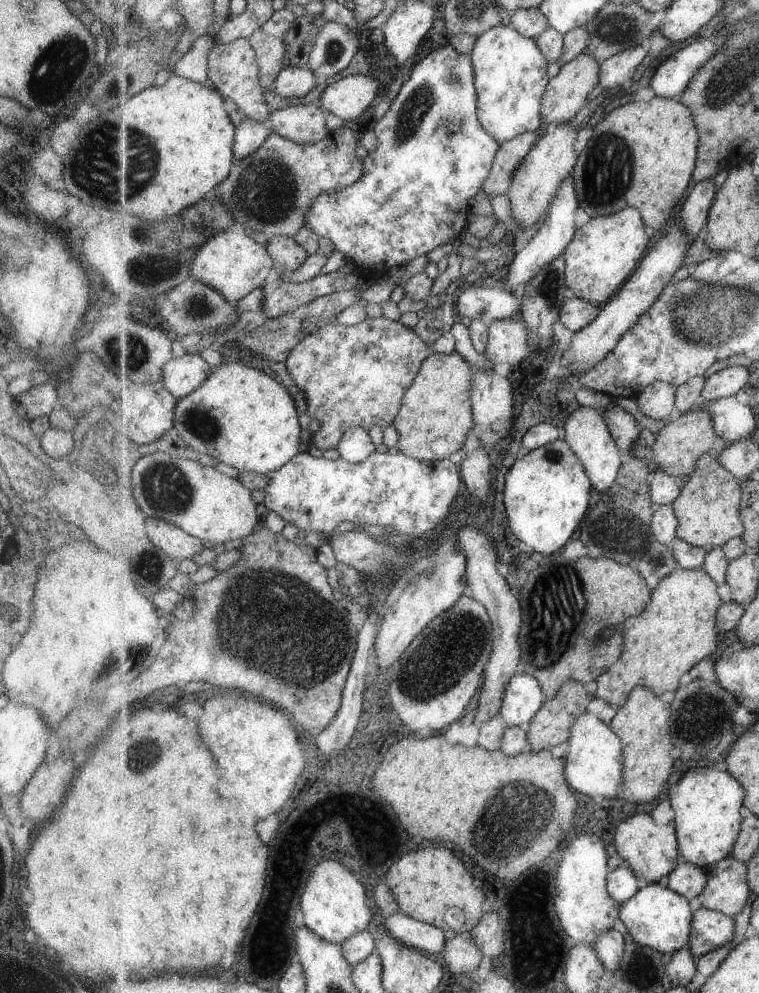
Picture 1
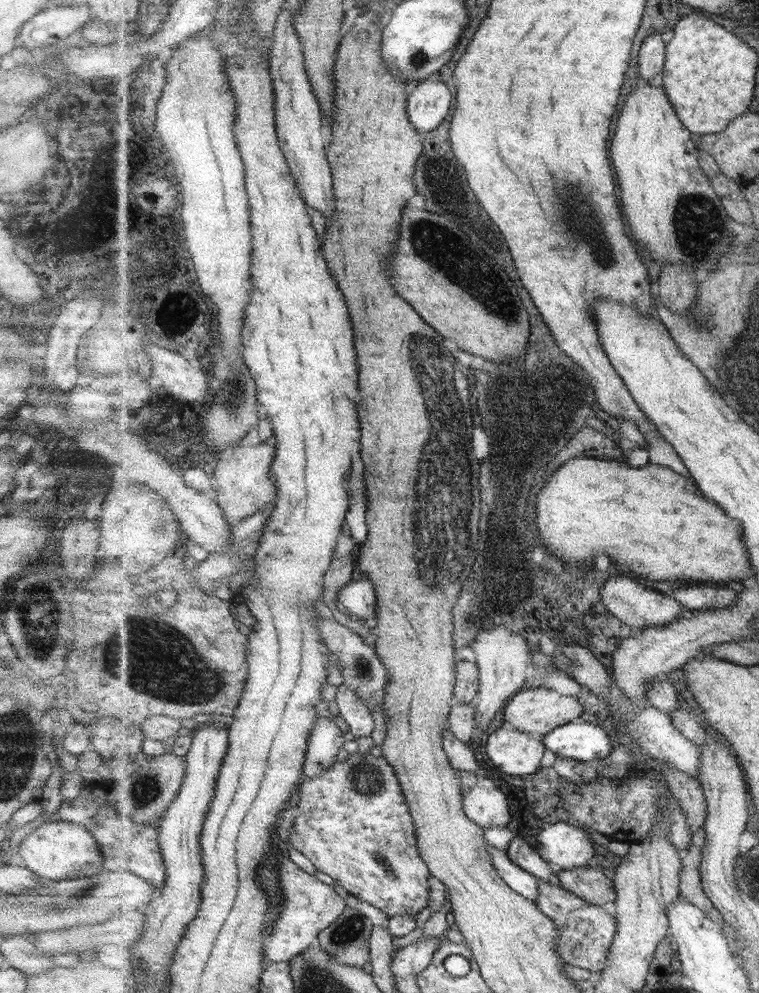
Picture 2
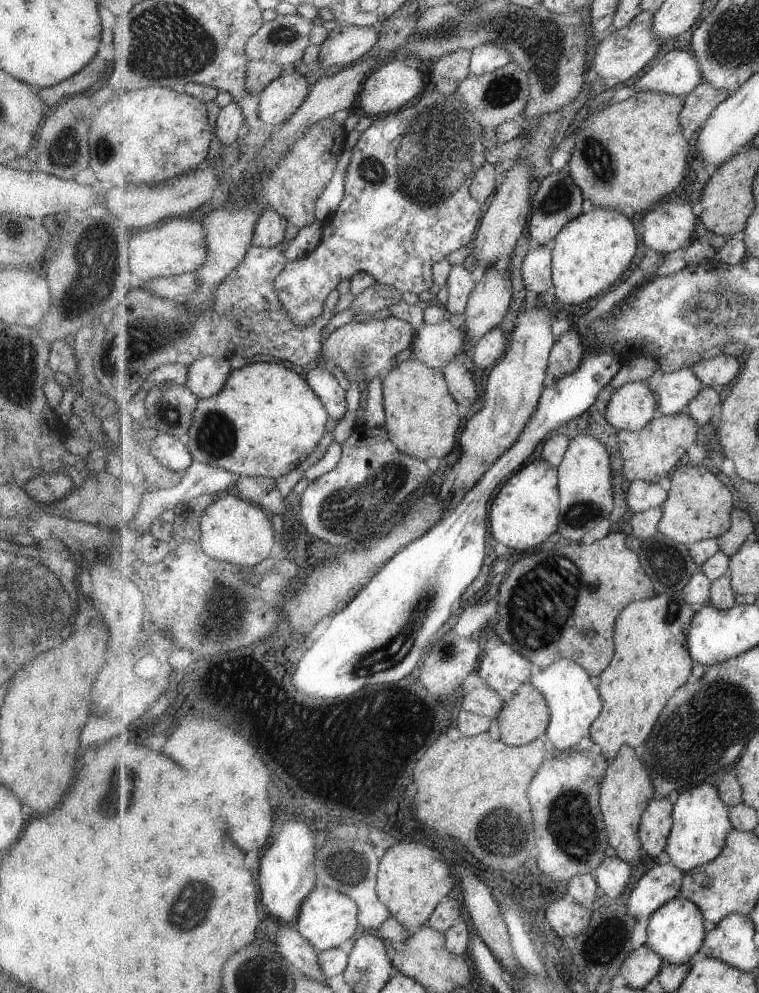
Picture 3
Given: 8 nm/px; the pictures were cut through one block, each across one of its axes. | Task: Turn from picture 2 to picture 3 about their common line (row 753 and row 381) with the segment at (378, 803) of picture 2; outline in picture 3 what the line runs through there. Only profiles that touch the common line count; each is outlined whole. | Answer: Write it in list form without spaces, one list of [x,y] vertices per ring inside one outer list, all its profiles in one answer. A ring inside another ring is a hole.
[[[395,316],[371,321],[358,318],[339,328],[330,335],[330,338],[322,342],[322,356],[319,363],[323,363],[326,367],[336,365],[350,380],[357,383],[365,380],[369,384],[376,377],[387,375],[393,369],[395,356],[413,346],[414,330],[414,324]]]

